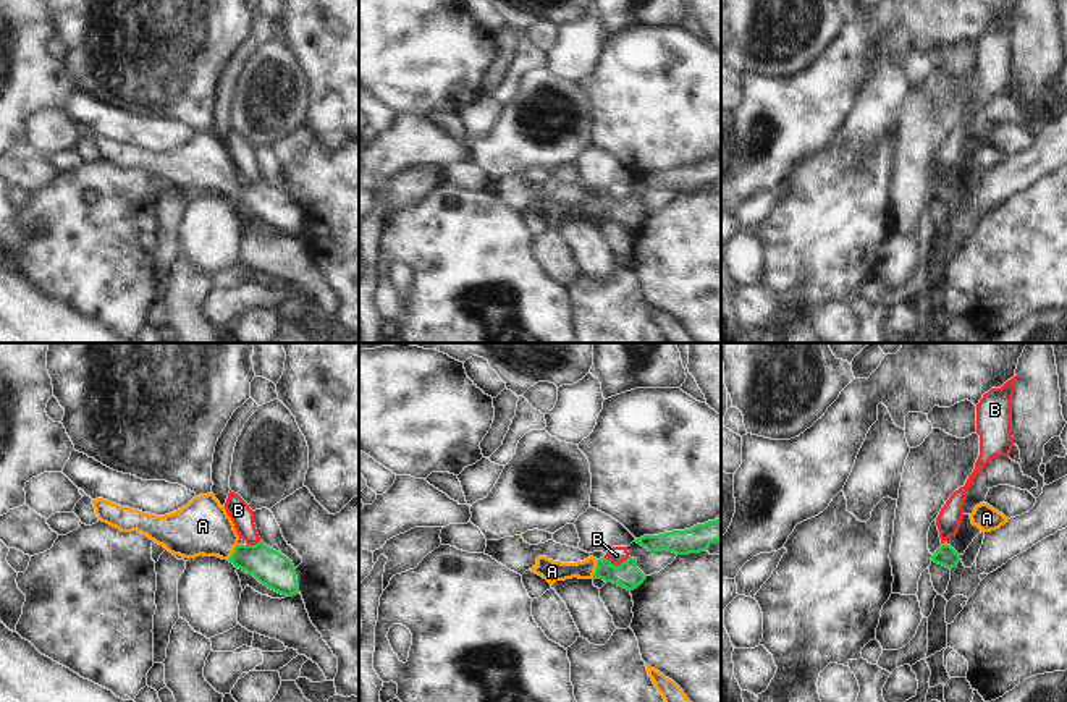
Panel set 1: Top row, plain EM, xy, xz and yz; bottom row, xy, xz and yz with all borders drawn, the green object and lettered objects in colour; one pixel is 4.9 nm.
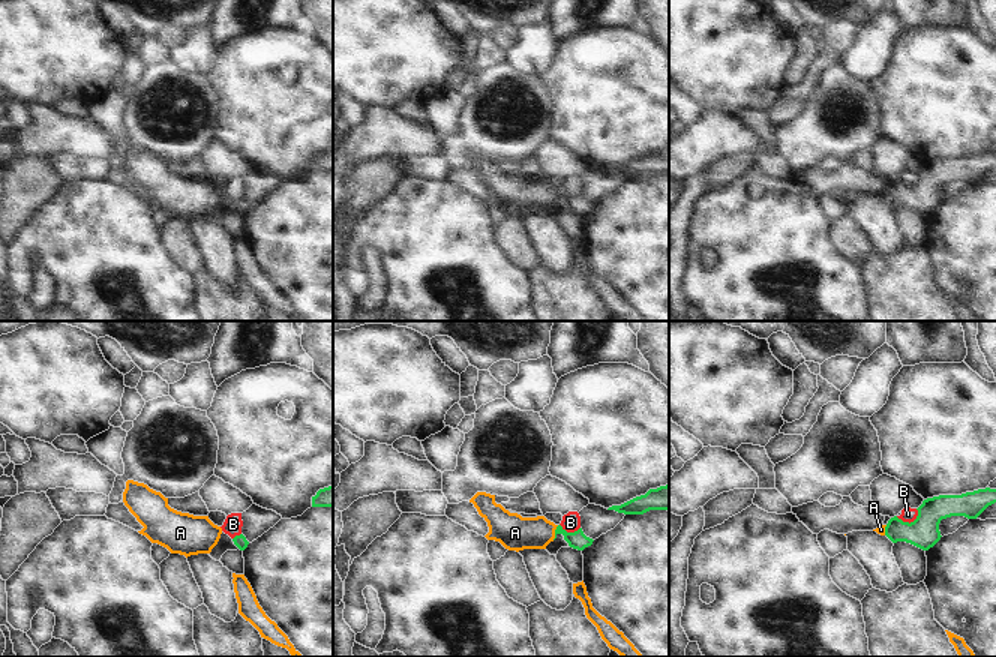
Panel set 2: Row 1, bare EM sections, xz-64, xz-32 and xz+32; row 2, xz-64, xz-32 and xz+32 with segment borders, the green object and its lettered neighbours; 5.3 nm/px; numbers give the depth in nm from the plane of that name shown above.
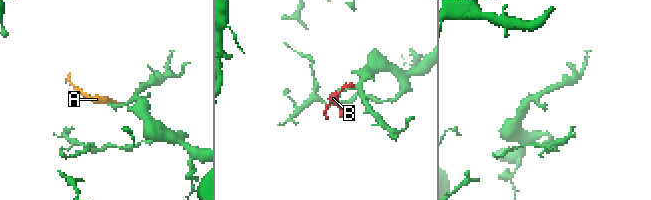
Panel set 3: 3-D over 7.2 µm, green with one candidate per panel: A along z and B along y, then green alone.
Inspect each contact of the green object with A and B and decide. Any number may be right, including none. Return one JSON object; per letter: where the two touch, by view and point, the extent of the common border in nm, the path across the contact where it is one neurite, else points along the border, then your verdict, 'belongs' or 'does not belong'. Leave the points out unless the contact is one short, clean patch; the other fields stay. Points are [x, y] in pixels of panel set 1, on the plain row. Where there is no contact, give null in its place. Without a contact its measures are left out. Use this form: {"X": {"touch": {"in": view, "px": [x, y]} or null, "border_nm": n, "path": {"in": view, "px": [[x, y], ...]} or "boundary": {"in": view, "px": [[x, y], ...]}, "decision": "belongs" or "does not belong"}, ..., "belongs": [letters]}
{"A": {"touch": {"in": "xz", "px": [595, 207]}, "border_nm": 100, "path": {"in": "xz", "px": [[626, 212], [595, 207], [552, 209]]}, "decision": "belongs"}, "B": {"touch": {"in": "xz", "px": [615, 202]}, "border_nm": 140, "boundary": {"in": "xz", "px": [[603, 194], [616, 202], [629, 194]]}, "decision": "does not belong"}, "belongs": ["A"]}

